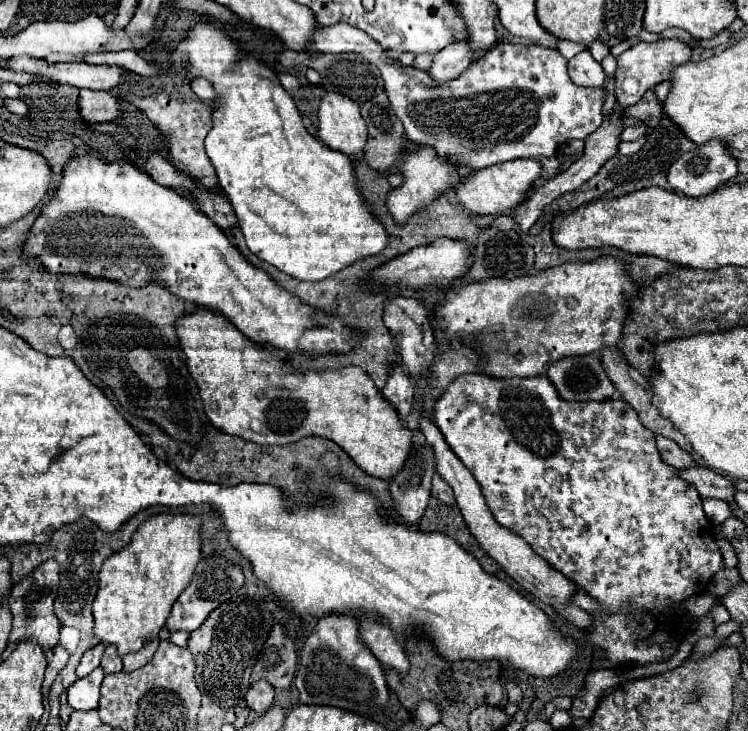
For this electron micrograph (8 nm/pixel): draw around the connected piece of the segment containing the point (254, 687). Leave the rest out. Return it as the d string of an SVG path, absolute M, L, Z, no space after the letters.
M268 681L252 683L246 693L246 703L254 713L258 713L258 715L266 713L270 709L270 705L274 703L274 687Z

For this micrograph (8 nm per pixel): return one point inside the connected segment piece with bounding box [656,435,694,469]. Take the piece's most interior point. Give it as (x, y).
(670, 452)

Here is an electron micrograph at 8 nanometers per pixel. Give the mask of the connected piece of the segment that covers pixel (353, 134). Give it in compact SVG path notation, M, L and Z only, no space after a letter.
M324 91L318 111L316 137L330 149L350 157L352 163L360 161L366 147L366 123L360 115L358 103L342 97L340 93Z

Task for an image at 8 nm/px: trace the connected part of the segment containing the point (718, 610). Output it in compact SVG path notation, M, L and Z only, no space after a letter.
M716 603L714 607L712 607L712 621L716 623L716 625L722 625L722 623L726 623L728 619L730 619L730 613L728 613L728 609L722 605L722 603Z

